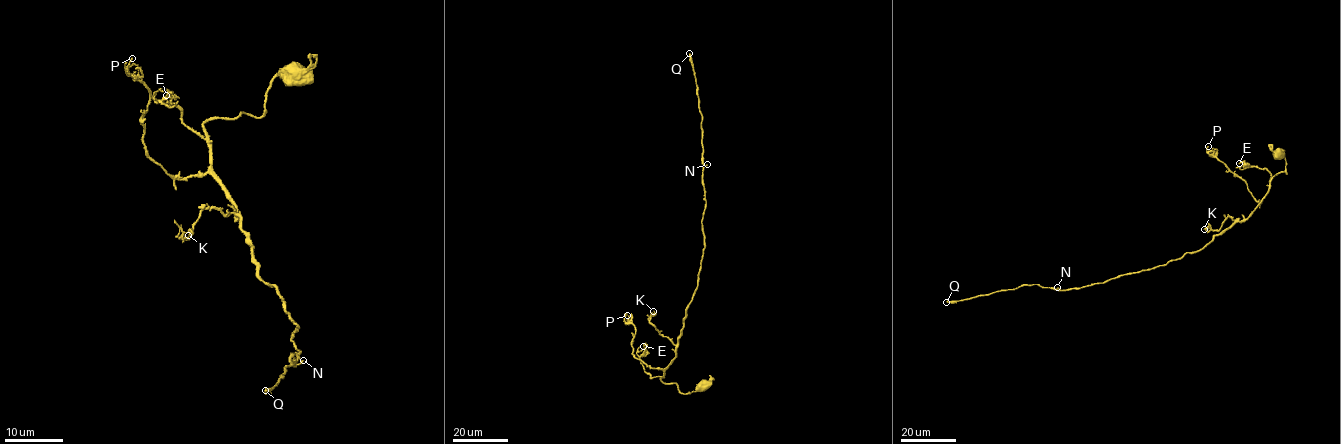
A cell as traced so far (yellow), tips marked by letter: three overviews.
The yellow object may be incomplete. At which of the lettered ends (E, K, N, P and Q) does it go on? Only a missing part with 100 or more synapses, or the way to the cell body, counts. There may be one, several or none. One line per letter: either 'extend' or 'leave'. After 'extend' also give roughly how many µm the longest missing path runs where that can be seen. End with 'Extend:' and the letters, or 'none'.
E: leave
K: leave
N: leave
P: leave
Q: extend | 180 µm
Extend: Q

